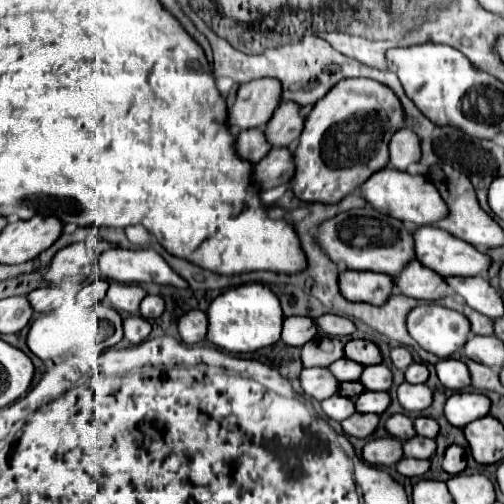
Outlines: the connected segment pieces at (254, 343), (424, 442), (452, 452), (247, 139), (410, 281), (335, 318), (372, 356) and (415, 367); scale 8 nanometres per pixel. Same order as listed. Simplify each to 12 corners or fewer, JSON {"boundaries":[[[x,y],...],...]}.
{"boundaries":[[[267,285],[209,305],[209,343],[253,353],[279,341],[283,313]],[[411,437],[403,441],[405,457],[429,459],[435,439]],[[449,445],[443,471],[457,475],[465,469],[465,451]],[[261,129],[241,131],[235,155],[241,161],[259,163],[267,155]],[[417,259],[393,277],[405,297],[435,301],[447,291],[443,277]],[[321,315],[317,329],[329,337],[347,337],[353,321],[339,315]],[[349,341],[345,357],[361,365],[381,363],[381,355],[371,341]],[[413,363],[405,371],[407,383],[425,383],[429,371],[423,363]]]}

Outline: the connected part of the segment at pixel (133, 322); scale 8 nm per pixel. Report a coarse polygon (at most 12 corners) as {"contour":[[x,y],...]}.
{"contour":[[139,315],[123,319],[125,339],[139,345],[151,325]]}

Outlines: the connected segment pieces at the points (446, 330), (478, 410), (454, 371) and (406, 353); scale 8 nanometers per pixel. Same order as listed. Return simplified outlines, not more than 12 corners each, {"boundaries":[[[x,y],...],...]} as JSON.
{"boundaries":[[[433,303],[411,309],[409,335],[449,357],[471,333],[461,313]],[[453,393],[445,403],[451,425],[465,427],[489,413],[481,393]],[[459,359],[435,365],[439,381],[453,391],[471,385],[467,365]],[[393,347],[391,361],[405,371],[413,363],[407,347]]]}

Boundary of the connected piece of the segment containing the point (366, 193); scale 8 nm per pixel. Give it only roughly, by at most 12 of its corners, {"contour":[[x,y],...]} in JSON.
{"contour":[[391,167],[361,187],[373,209],[433,225],[445,201],[425,175]]}

